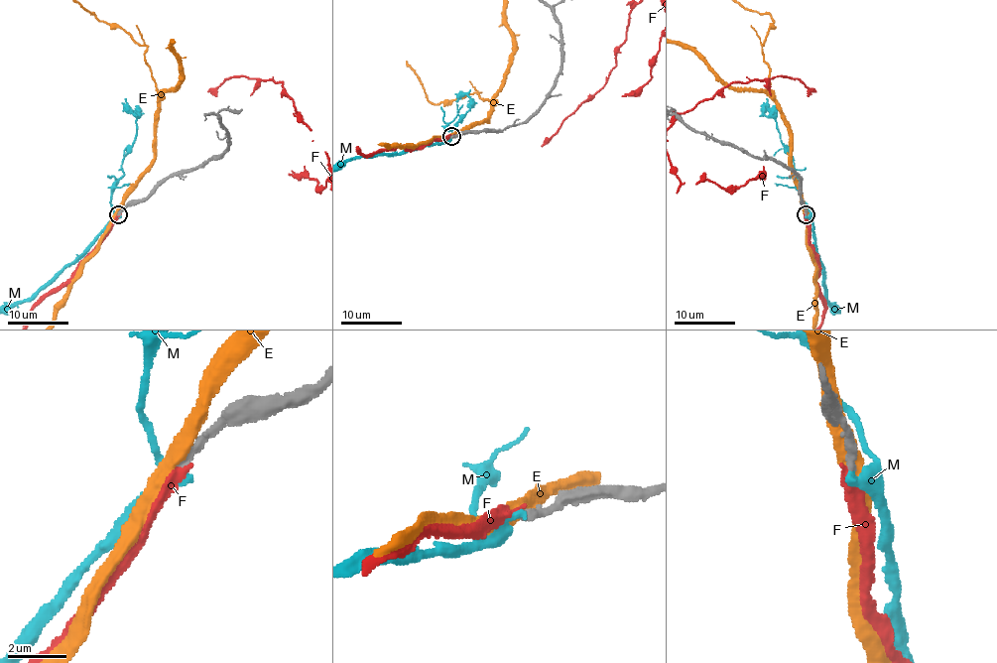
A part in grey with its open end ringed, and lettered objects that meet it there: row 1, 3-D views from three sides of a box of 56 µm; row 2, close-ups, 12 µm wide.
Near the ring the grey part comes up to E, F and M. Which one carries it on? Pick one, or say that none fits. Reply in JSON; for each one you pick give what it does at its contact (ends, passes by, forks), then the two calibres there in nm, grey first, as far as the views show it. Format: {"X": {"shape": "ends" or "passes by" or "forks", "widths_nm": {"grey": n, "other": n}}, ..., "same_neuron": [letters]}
{"F": {"shape": "ends", "widths_nm": {"grey": 320, "other": 320}}, "same_neuron": ["F"]}

